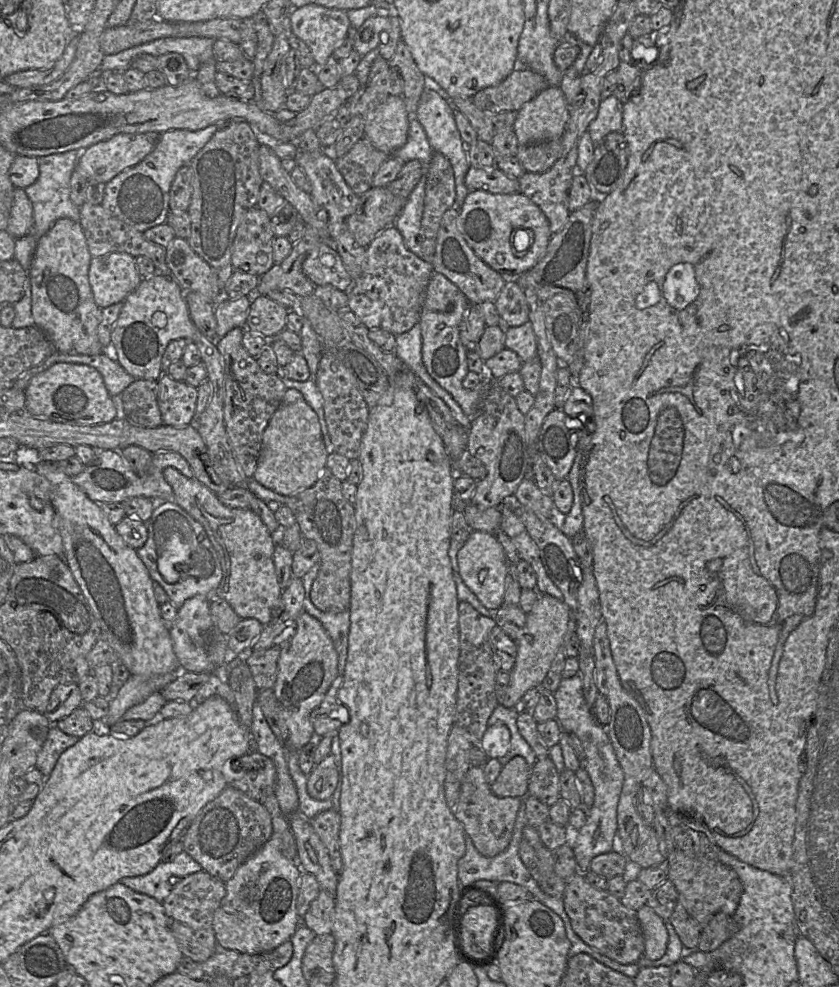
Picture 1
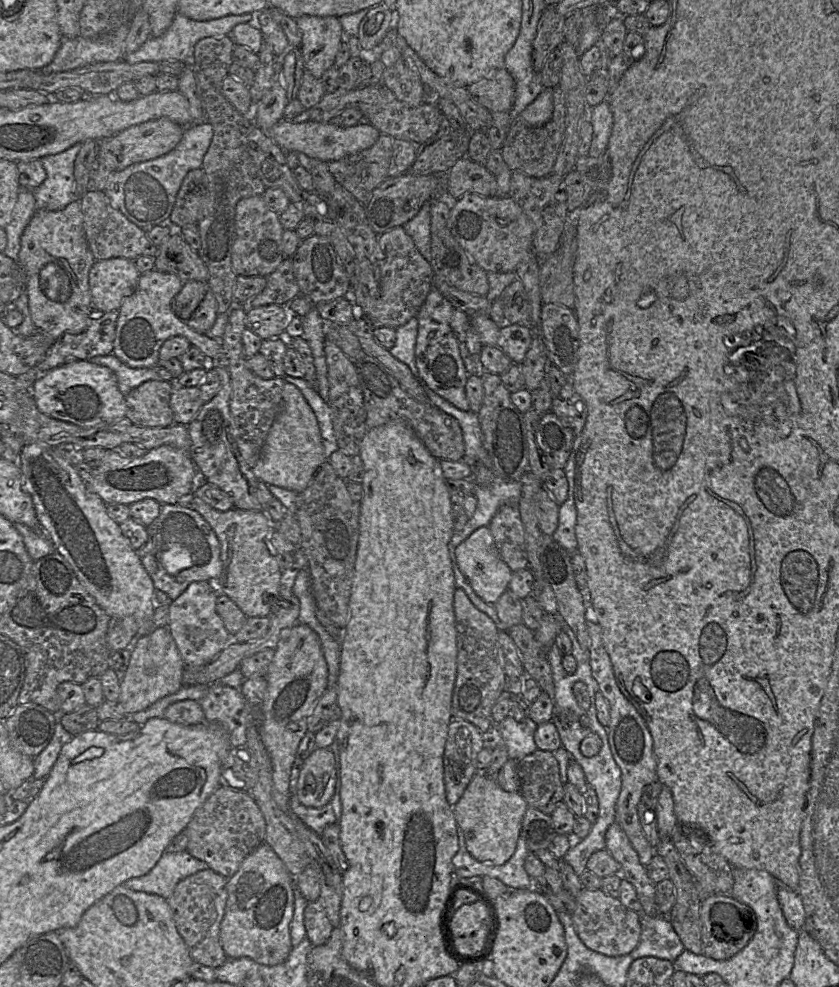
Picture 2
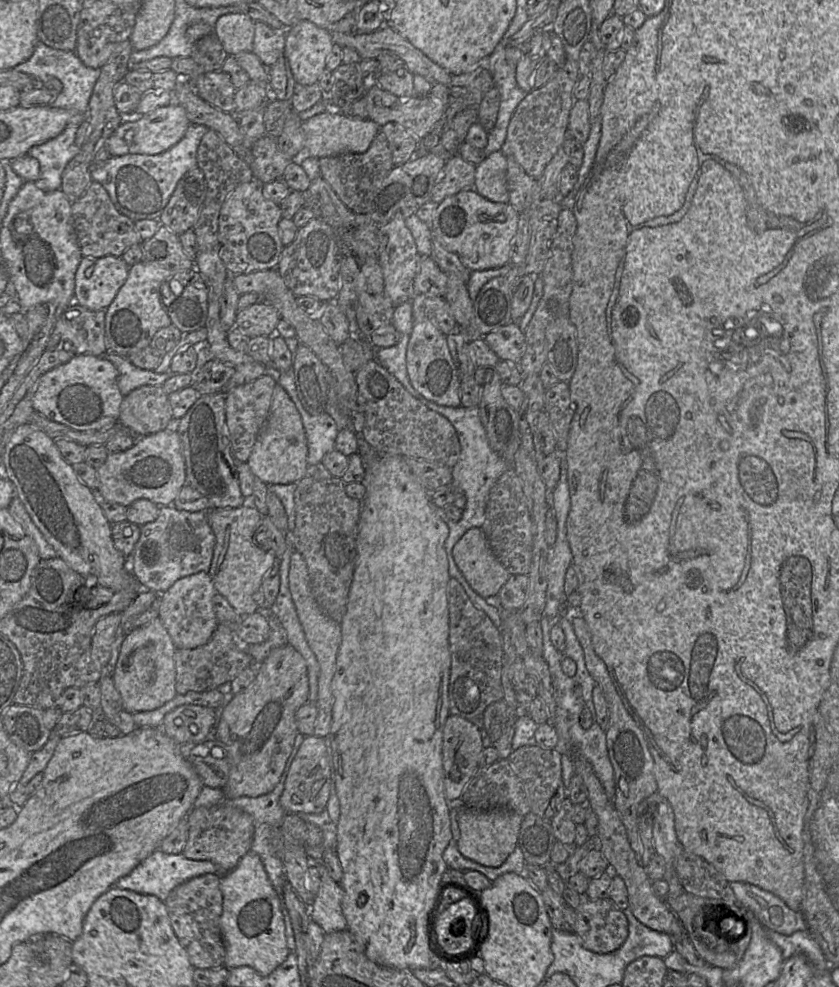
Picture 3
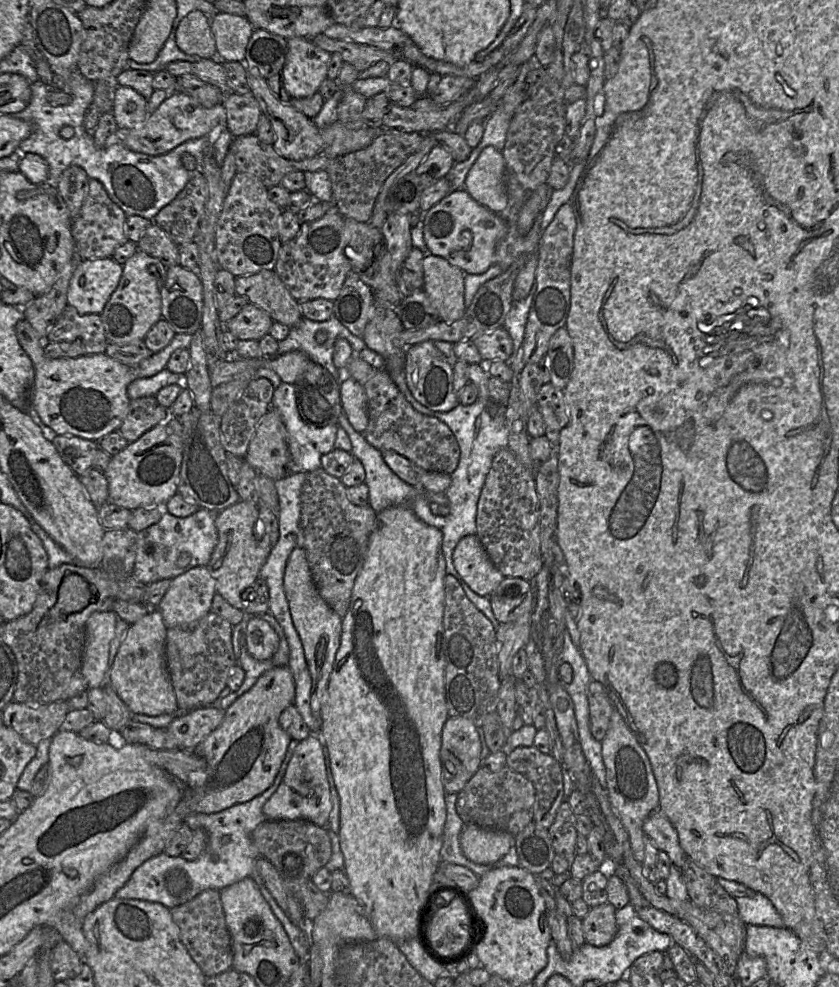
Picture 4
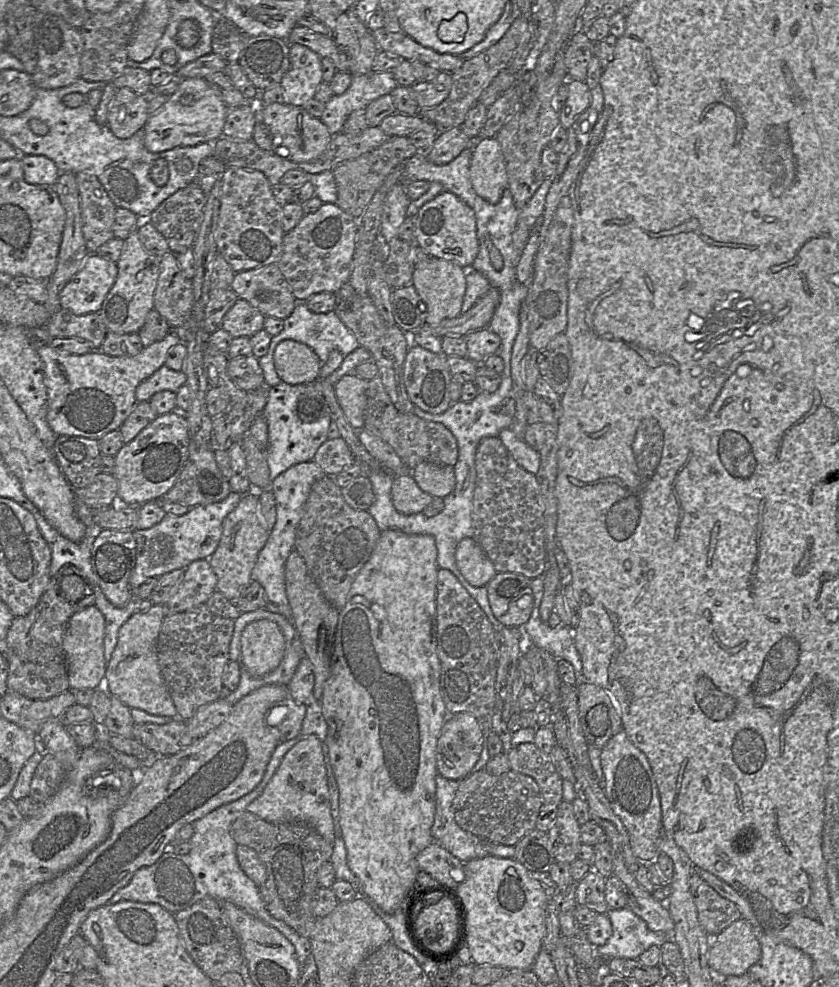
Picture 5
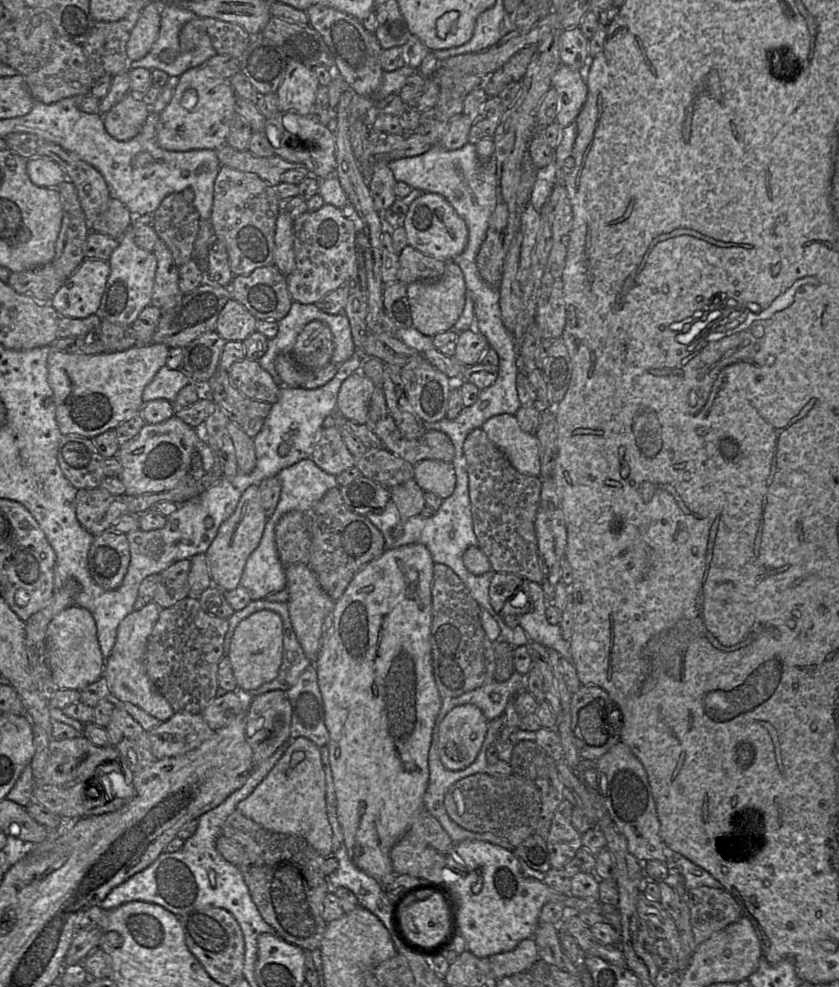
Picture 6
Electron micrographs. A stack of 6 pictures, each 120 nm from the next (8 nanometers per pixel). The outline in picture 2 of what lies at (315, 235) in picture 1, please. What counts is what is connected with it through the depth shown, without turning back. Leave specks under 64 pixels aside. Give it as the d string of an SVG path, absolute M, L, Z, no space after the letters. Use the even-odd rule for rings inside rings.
M286 257L282 263L266 277L265 288L248 302L248 309L268 304L286 305L301 294L293 273L293 261Z

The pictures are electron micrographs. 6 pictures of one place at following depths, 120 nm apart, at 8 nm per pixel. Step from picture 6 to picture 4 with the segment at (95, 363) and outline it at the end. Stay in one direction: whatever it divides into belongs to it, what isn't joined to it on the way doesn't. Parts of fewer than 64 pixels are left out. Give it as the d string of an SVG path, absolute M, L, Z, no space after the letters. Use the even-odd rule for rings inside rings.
M26 319L16 324L15 330L21 347L35 368L28 410L34 410L57 435L77 436L98 444L103 437L118 431L122 425L131 402L127 393L128 385L138 378L151 377L162 371L173 352L180 348L189 349L192 340L191 334L175 334L165 348L135 366L128 366L106 353L50 359L44 354L45 341L39 338Z

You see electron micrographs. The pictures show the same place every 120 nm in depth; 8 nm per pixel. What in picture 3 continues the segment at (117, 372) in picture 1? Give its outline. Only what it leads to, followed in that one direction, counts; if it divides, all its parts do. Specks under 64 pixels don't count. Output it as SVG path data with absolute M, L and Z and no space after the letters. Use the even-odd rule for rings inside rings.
M107 352L104 356L98 357L105 357L118 370L118 387L124 397L141 386L162 386L172 376L170 371L157 374L151 370L138 368L127 358L113 352Z

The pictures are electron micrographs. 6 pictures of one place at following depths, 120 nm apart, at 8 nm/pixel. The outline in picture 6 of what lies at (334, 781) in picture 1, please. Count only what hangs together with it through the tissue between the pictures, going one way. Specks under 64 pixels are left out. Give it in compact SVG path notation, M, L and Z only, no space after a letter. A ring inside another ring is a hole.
M298 737L292 741L262 782L236 810L265 829L304 838L324 857L333 855L332 829L328 822L325 798L325 774L319 747Z

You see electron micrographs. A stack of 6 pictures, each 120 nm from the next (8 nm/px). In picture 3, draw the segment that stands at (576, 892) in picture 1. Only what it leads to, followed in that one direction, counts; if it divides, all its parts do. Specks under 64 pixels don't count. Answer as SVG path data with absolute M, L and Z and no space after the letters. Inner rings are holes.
M589 899L576 912L576 935L585 949L609 954L627 939L628 920L611 899Z

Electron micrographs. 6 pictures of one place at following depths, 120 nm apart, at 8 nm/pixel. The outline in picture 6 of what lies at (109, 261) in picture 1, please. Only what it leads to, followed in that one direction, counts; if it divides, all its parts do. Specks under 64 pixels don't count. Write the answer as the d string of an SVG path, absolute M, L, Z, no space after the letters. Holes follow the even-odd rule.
M85 258L65 279L50 304L60 317L82 319L97 314L110 270L108 261Z

